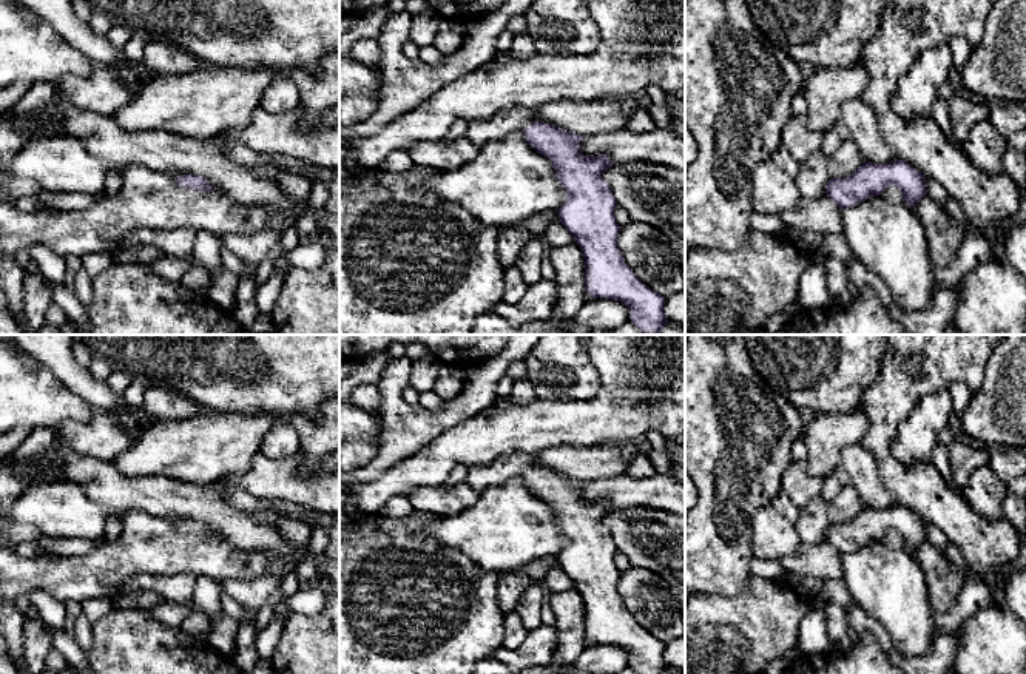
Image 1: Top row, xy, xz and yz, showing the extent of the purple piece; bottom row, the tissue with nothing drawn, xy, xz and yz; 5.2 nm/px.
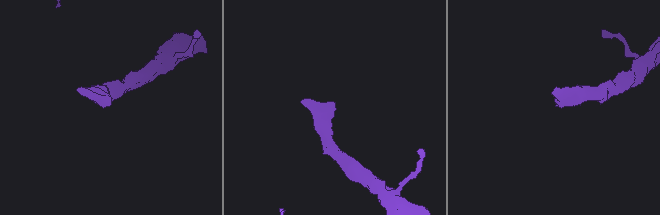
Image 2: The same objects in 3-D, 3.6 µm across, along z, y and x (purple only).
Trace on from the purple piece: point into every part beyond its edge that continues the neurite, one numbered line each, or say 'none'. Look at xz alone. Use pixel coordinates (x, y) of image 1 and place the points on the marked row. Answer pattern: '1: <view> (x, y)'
1: xz (511, 119)

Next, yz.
1: yz (821, 215)

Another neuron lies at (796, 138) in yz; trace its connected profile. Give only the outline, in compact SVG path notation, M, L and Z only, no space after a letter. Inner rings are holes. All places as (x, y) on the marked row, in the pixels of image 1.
M791 114L781 131L781 143L801 163L821 148L822 134L807 126L805 116Z

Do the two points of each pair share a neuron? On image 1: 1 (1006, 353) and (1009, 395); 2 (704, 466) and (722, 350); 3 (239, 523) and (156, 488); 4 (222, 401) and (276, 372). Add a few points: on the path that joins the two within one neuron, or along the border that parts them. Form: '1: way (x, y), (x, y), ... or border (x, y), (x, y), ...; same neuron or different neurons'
1: way (1009, 364), (1009, 384); same neuron
2: way (708, 437), (708, 380); same neuron
3: way (219, 517), (201, 502), (176, 500); same neuron
4: way (236, 387), (250, 374), (263, 372); same neuron

